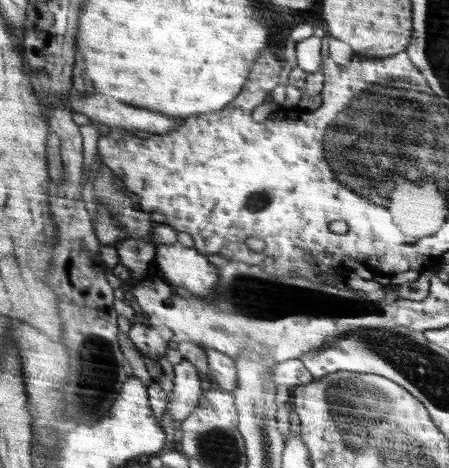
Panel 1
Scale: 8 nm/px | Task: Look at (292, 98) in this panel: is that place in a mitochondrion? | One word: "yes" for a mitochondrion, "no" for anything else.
no

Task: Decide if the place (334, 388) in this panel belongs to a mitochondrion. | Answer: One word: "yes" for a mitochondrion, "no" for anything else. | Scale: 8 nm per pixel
yes

